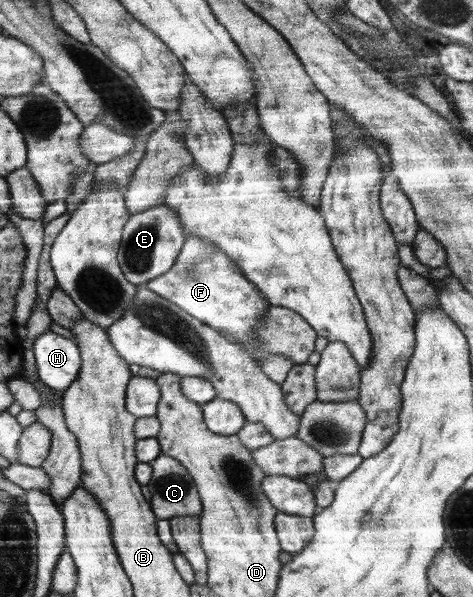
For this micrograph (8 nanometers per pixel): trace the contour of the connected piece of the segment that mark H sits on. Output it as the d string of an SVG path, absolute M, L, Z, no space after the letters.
M49 330L34 341L33 355L39 380L58 391L65 391L78 376L80 350L72 339Z

